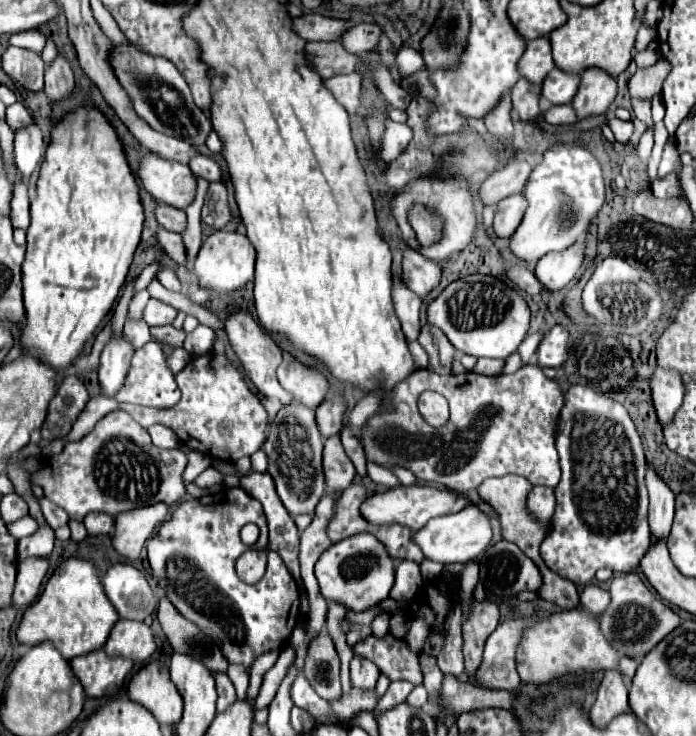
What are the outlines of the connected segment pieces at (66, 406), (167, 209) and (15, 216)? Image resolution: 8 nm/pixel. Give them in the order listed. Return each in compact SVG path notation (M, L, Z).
M74 375L64 377L54 399L50 401L48 415L42 425L42 437L46 441L64 439L70 433L78 415L84 411L88 399L88 391L80 379L76 379Z
M156 201L154 215L156 215L156 221L168 231L180 233L186 229L186 211L184 209L176 209L172 205L164 205L164 203Z
M16 181L14 185L14 197L10 203L10 221L14 229L28 229L30 225L30 201L28 201L28 191L22 181Z

